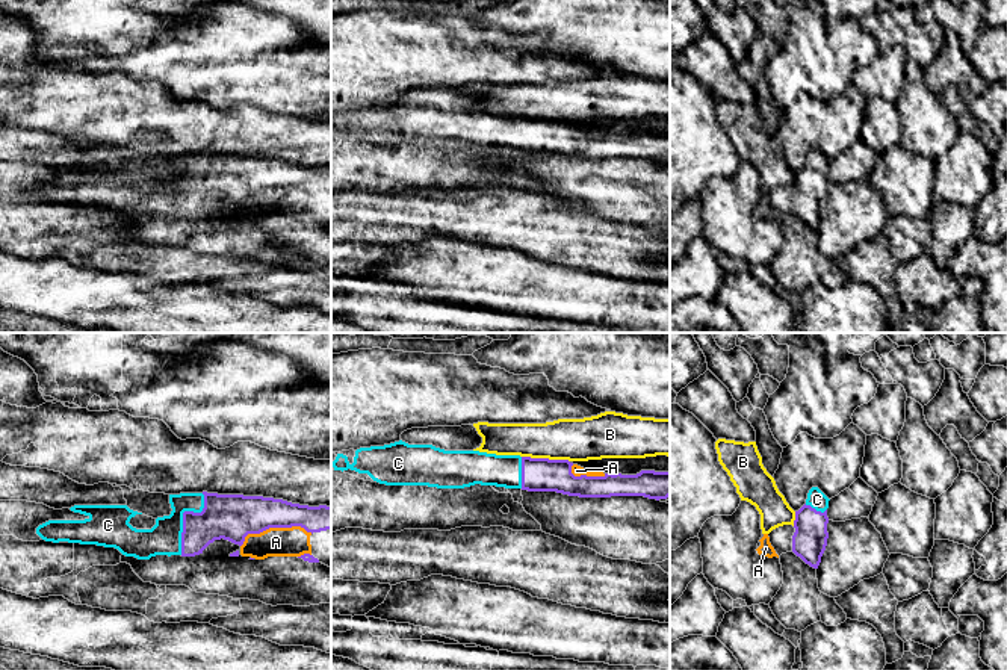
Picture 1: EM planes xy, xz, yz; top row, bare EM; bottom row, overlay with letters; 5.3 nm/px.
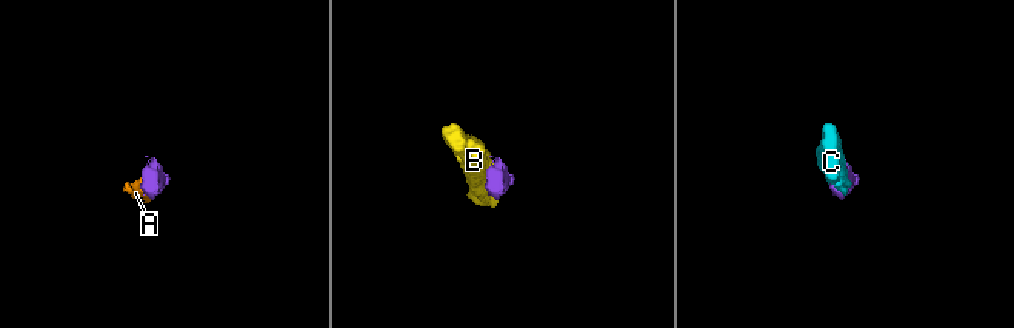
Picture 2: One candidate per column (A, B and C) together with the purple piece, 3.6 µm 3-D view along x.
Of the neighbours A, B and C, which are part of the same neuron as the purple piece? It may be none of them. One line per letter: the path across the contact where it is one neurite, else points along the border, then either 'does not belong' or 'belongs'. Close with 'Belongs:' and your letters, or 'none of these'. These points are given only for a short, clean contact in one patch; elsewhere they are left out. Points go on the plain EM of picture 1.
A: belongs
B: border xz (522, 117), (566, 120), (569, 123); does not belong
C: way xy (224, 177), (183, 177), (165, 198); belongs
Belongs: A, C

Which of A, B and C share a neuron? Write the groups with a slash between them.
A C / B

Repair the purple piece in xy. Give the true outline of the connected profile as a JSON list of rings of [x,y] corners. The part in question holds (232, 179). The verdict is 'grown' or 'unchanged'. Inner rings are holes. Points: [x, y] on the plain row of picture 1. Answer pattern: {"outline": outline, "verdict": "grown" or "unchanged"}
{"outline": [[[180,154],[180,156],[169,156],[169,165],[171,165],[171,175],[157,178],[156,186],[151,191],[136,191],[129,183],[136,175],[142,175],[138,172],[130,171],[127,166],[74,166],[70,171],[74,174],[85,175],[85,181],[48,181],[36,189],[36,195],[45,201],[45,203],[68,203],[68,204],[80,204],[80,206],[97,206],[104,209],[115,209],[125,218],[135,218],[138,221],[150,221],[156,216],[181,216],[181,218],[195,218],[203,215],[203,212],[213,204],[215,201],[228,201],[234,206],[240,207],[240,216],[248,218],[249,221],[265,221],[268,218],[298,218],[308,224],[322,224],[328,228],[331,228],[331,168],[319,166],[319,168],[308,168],[308,166],[299,166],[292,165],[283,160],[274,160],[274,159],[263,159],[263,157],[243,157],[243,156],[218,156],[218,154]]], "verdict": "grown"}

